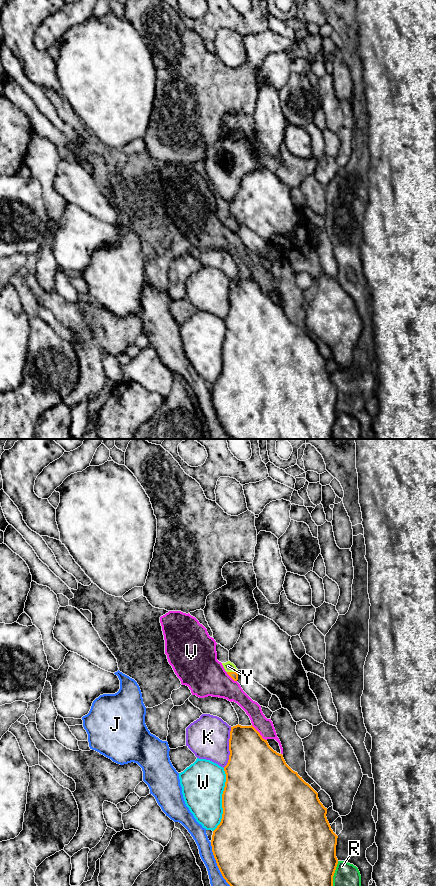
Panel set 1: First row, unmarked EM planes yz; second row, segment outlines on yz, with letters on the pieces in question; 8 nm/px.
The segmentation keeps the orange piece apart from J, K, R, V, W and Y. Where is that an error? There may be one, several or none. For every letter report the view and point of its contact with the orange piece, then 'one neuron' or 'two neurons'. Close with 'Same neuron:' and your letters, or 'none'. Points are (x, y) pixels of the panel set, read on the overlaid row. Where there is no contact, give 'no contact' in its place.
J: yz (217, 864) | two neurons
K: yz (229, 747) | two neurons
R: yz (334, 872) | two neurons
V: yz (259, 733) | two neurons
W: yz (222, 800) | two neurons
Y: yz (232, 672) | one neuron
Same neuron: Y

